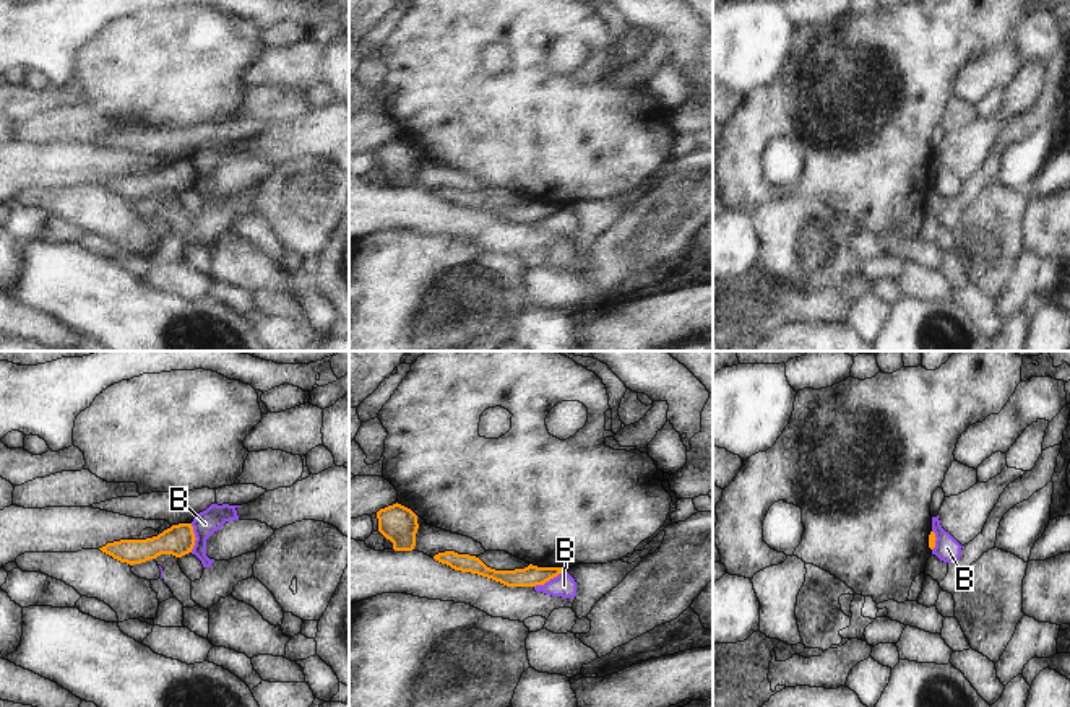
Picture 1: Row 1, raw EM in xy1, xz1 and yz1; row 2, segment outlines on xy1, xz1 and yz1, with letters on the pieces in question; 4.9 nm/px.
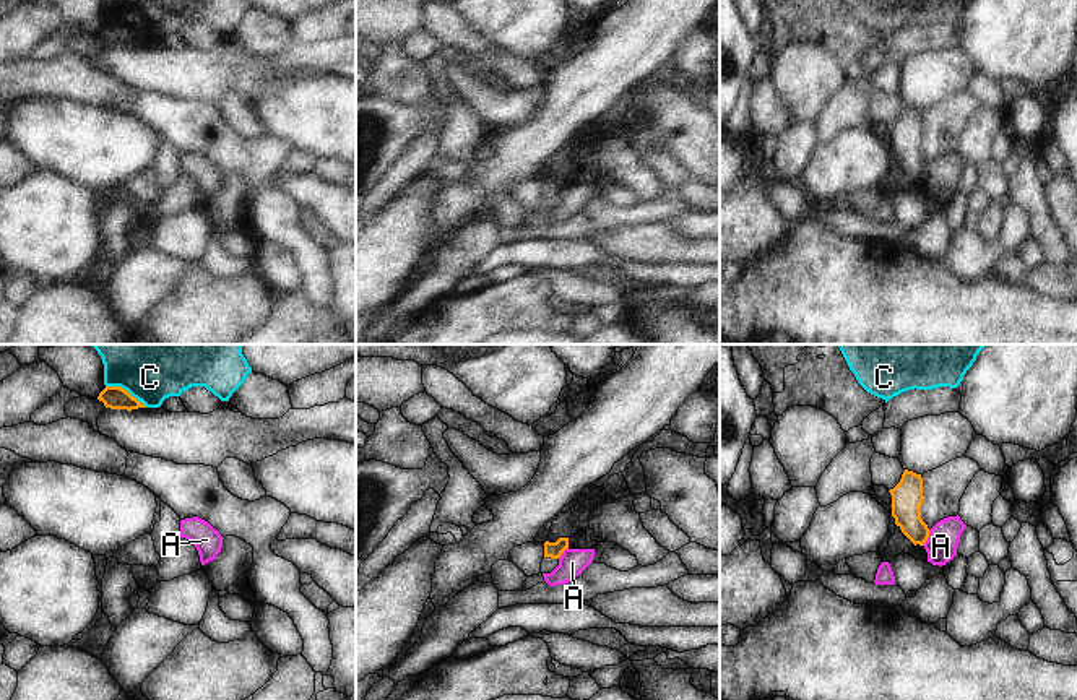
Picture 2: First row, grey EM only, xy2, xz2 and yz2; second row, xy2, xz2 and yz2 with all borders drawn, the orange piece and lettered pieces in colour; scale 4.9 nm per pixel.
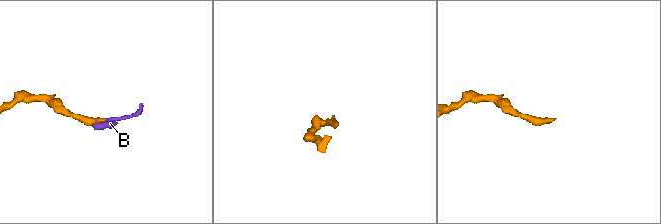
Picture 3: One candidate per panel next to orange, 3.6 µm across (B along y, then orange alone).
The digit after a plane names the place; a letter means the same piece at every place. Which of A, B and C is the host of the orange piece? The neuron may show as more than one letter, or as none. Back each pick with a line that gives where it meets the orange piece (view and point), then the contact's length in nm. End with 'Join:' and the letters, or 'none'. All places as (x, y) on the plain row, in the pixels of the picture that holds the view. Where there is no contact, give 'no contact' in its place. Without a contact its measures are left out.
Join: none

